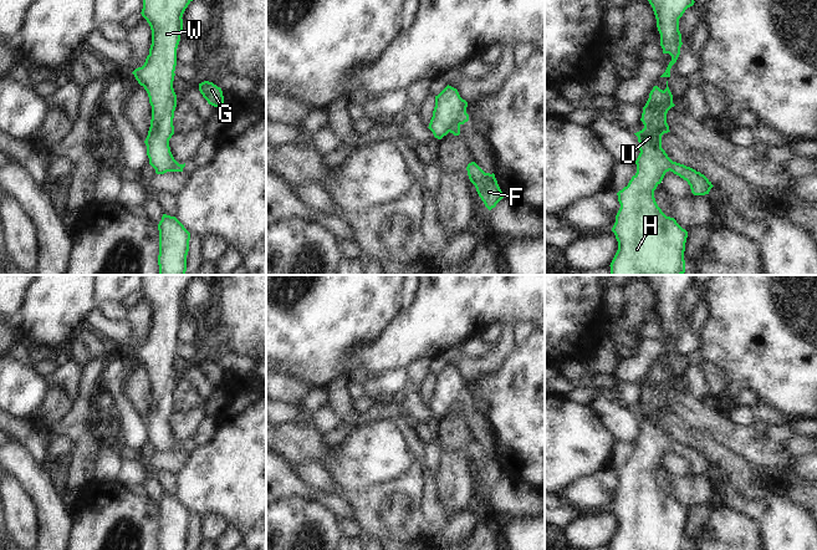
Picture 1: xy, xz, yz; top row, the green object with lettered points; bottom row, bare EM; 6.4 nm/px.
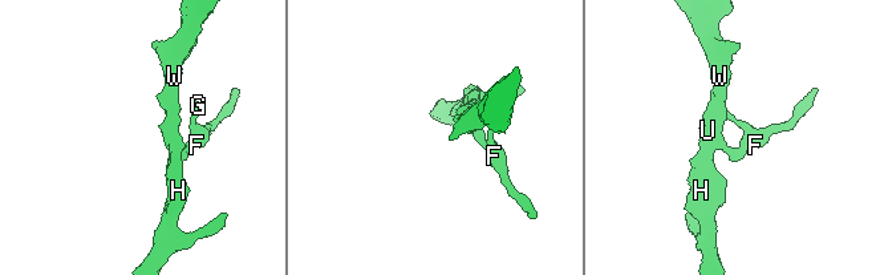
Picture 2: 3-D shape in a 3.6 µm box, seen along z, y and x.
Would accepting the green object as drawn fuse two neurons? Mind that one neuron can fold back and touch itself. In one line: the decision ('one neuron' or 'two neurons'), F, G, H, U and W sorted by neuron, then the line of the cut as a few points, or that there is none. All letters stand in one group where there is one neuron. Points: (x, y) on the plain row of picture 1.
two neurons; F G / H U W; cut in xz along (460, 402), (454, 402), (449, 410)

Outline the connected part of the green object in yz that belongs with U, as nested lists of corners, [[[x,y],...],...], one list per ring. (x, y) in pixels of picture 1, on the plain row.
[[[667,360],[664,370],[658,365],[653,366],[643,386],[640,399],[644,407],[634,412],[638,416],[640,429],[635,439],[637,452],[628,464],[617,472],[621,487],[612,510],[618,520],[618,529],[609,544],[611,550],[685,550],[684,530],[688,510],[674,496],[667,495],[654,477],[654,469],[673,443],[662,427],[662,414],[670,411],[667,392],[674,385]]]

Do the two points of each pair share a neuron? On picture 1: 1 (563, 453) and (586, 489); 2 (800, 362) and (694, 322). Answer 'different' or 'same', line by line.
1: different
2: different

